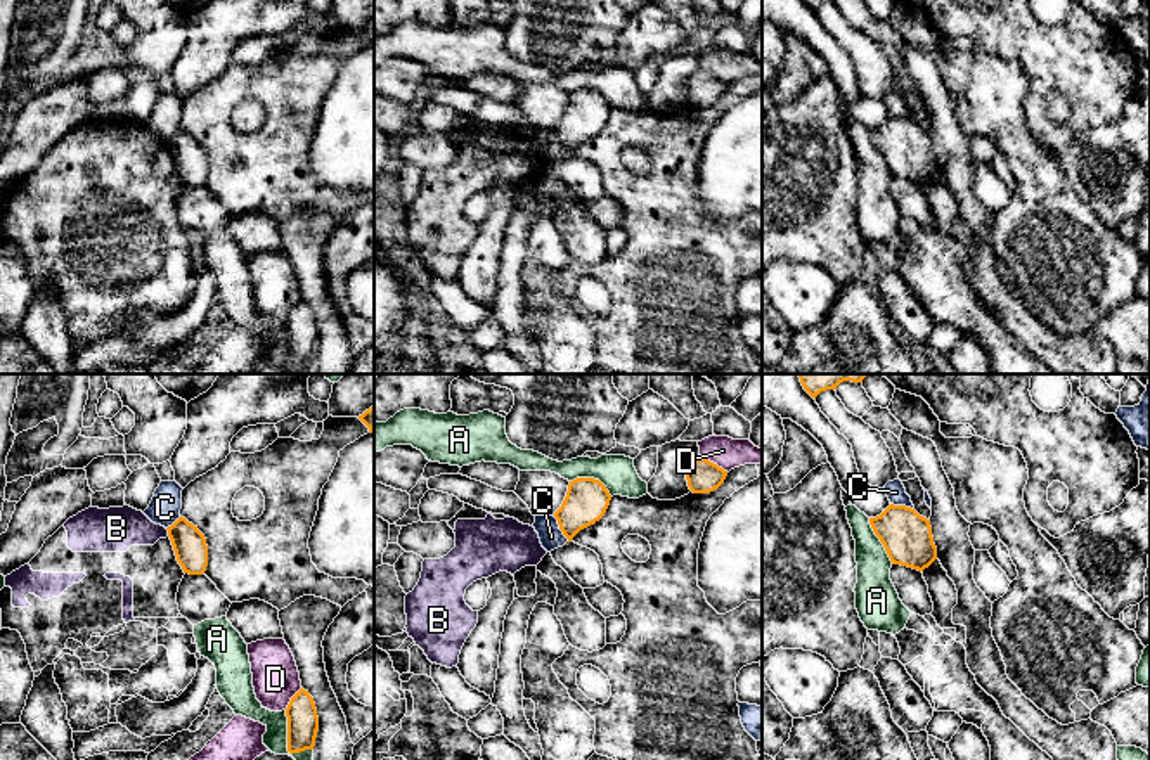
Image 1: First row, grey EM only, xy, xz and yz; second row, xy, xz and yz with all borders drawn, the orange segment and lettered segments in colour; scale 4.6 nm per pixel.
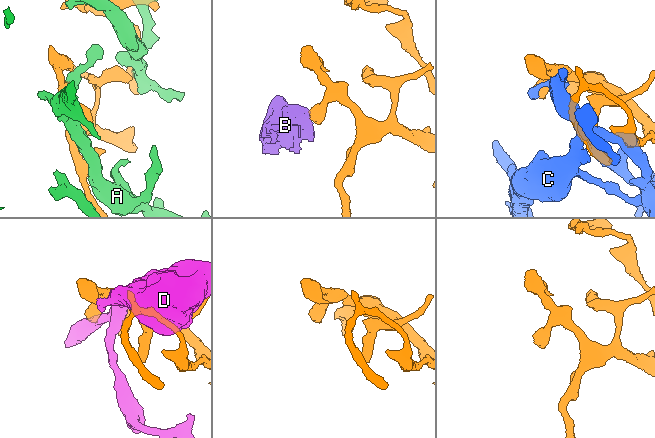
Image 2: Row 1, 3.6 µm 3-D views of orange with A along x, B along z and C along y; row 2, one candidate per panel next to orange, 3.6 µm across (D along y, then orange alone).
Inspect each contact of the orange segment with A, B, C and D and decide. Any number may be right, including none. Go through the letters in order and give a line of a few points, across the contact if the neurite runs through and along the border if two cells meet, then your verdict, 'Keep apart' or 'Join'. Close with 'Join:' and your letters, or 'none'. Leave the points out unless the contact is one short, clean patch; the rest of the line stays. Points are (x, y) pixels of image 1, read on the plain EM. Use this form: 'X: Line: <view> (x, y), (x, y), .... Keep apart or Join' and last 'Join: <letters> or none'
A: Keep apart
B: Line: xy (165, 141), (168, 148). Keep apart
C: Keep apart
D: Keep apart
Join: none

